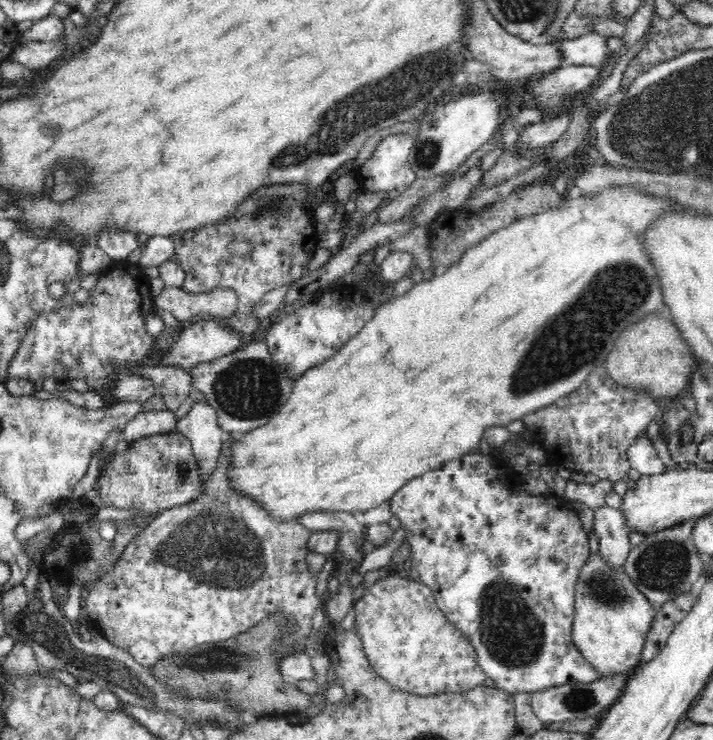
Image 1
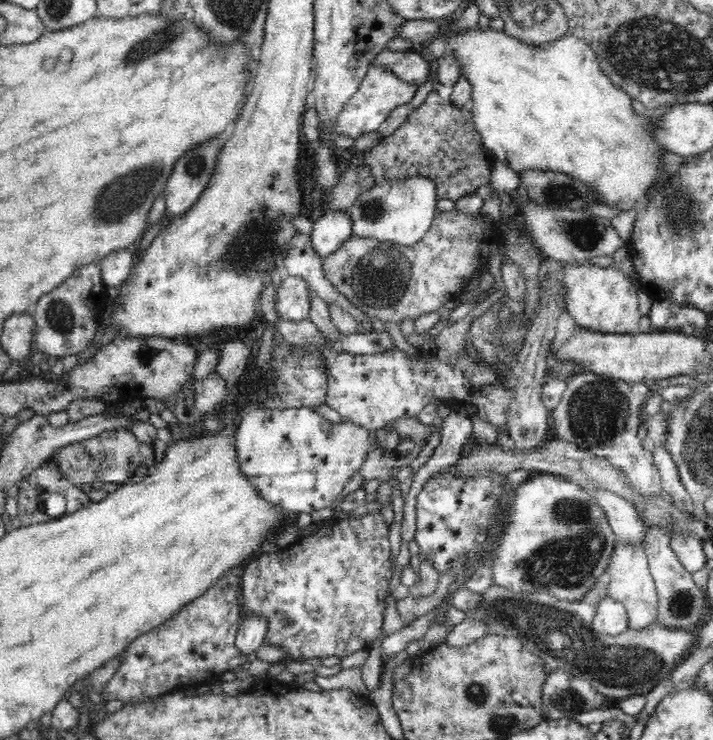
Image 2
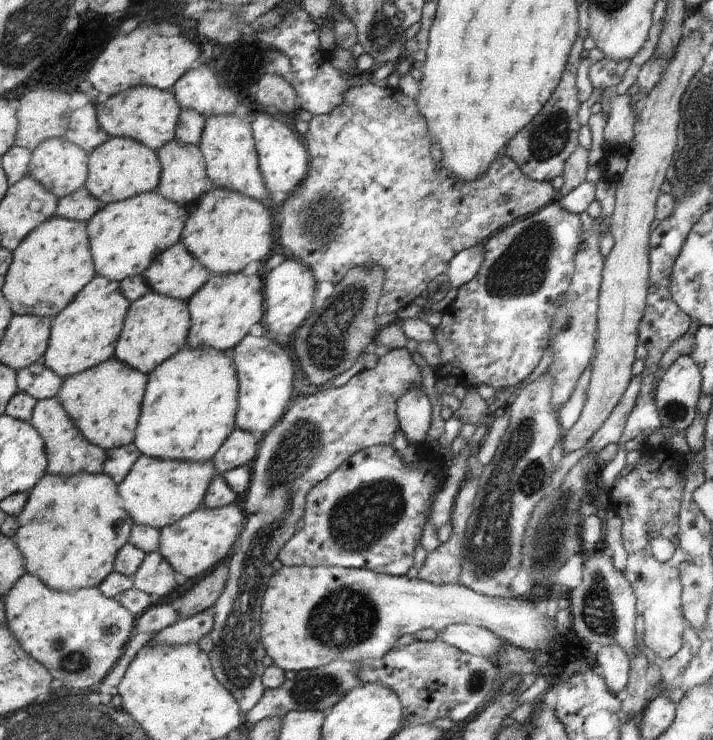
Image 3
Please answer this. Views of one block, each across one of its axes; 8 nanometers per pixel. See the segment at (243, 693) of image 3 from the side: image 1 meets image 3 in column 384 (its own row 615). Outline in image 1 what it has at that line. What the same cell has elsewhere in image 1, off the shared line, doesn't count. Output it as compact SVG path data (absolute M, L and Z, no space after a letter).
M397 574L381 577L355 601L354 609L354 626L360 630L370 666L394 689L427 697L464 692L484 685L487 676L477 663L477 654L469 638L446 619L436 602L434 591L423 582L402 578Z

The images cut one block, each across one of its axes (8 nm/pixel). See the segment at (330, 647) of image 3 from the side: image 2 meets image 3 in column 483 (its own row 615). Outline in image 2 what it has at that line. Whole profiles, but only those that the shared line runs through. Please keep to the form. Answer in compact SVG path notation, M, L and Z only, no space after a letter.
M608 596L595 608L594 632L616 636L628 629L628 615L625 606Z

